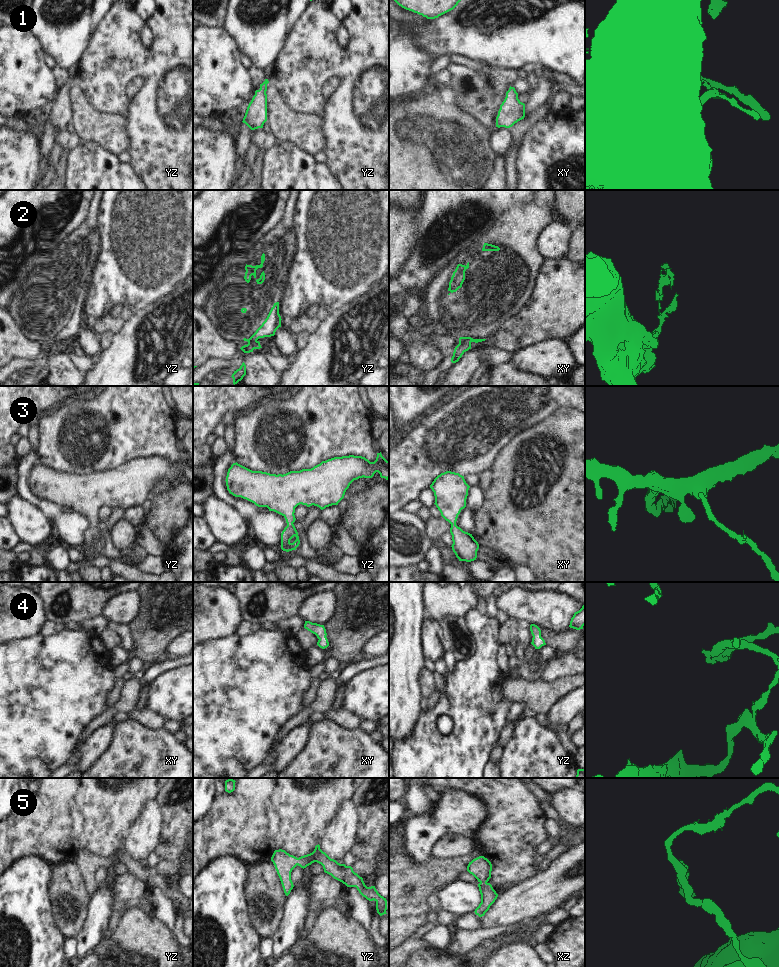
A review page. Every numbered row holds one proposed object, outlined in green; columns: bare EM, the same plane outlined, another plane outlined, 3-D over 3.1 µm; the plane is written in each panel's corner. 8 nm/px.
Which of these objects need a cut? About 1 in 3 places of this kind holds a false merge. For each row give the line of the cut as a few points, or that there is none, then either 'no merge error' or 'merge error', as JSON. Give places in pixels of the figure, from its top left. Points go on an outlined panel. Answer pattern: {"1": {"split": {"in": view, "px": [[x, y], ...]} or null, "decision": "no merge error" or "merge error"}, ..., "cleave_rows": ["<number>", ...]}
{"1": {"split": null, "decision": "no merge error"}, "2": {"split": {"in": "xy", "px": [[459, 342], [466, 341], [470, 344]]}, "decision": "merge error"}, "3": {"split": null, "decision": "no merge error"}, "4": {"split": null, "decision": "no merge error"}, "5": {"split": null, "decision": "no merge error"}, "cleave_rows": ["2"]}

